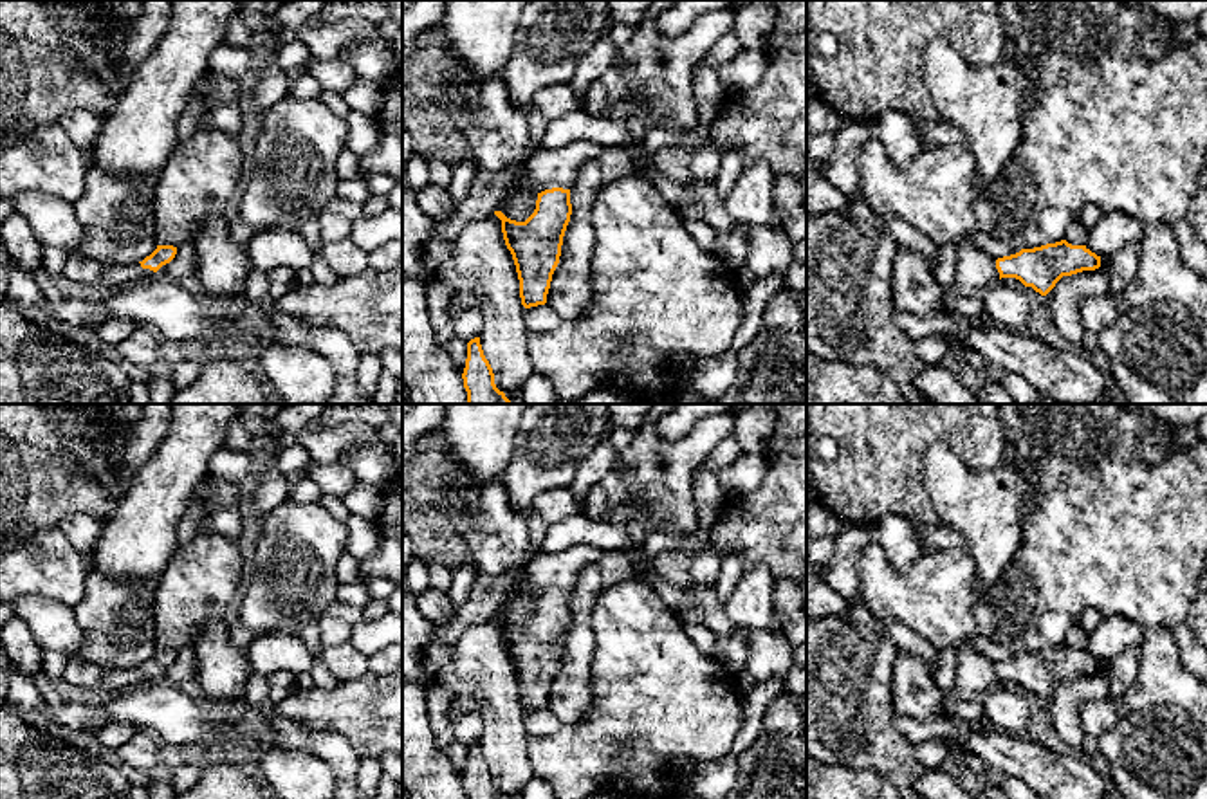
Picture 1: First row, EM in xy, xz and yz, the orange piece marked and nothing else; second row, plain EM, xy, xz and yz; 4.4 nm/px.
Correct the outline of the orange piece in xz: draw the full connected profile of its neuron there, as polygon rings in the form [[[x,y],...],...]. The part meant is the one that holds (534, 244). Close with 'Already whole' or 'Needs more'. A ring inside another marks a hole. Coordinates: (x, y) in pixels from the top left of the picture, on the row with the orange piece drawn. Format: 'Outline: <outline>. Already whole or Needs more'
Outline: [[[585,139],[557,150],[538,148],[529,159],[525,179],[525,184],[538,193],[534,213],[525,222],[516,222],[494,211],[516,265],[525,308],[547,303],[572,215],[570,189],[579,168],[597,161],[603,150],[604,146]]]. Needs more

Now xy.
Outline: [[[157,245],[157,249],[139,263],[106,267],[101,285],[112,290],[130,287],[137,281],[148,281],[164,276],[166,265],[175,258],[177,247]]]. Needs more

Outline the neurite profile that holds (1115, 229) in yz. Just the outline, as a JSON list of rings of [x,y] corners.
[[[1110,211],[1088,229],[1086,249],[1101,258],[1111,258],[1126,243],[1138,242],[1144,233],[1144,224],[1137,218]]]

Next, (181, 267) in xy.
[[[184,243],[177,247],[175,258],[166,263],[164,276],[180,281],[191,283],[195,276],[195,245]]]

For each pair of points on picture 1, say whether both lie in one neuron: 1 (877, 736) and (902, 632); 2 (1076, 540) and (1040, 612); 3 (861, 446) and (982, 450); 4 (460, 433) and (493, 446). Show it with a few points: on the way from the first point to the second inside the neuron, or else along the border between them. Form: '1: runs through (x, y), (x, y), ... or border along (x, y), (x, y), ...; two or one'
1: border along (877, 619), (899, 652); two
2: runs through (1072, 558), (1040, 594); one
3: runs through (892, 431), (951, 431); one
4: runs through (468, 433), (479, 433), (486, 440); one

